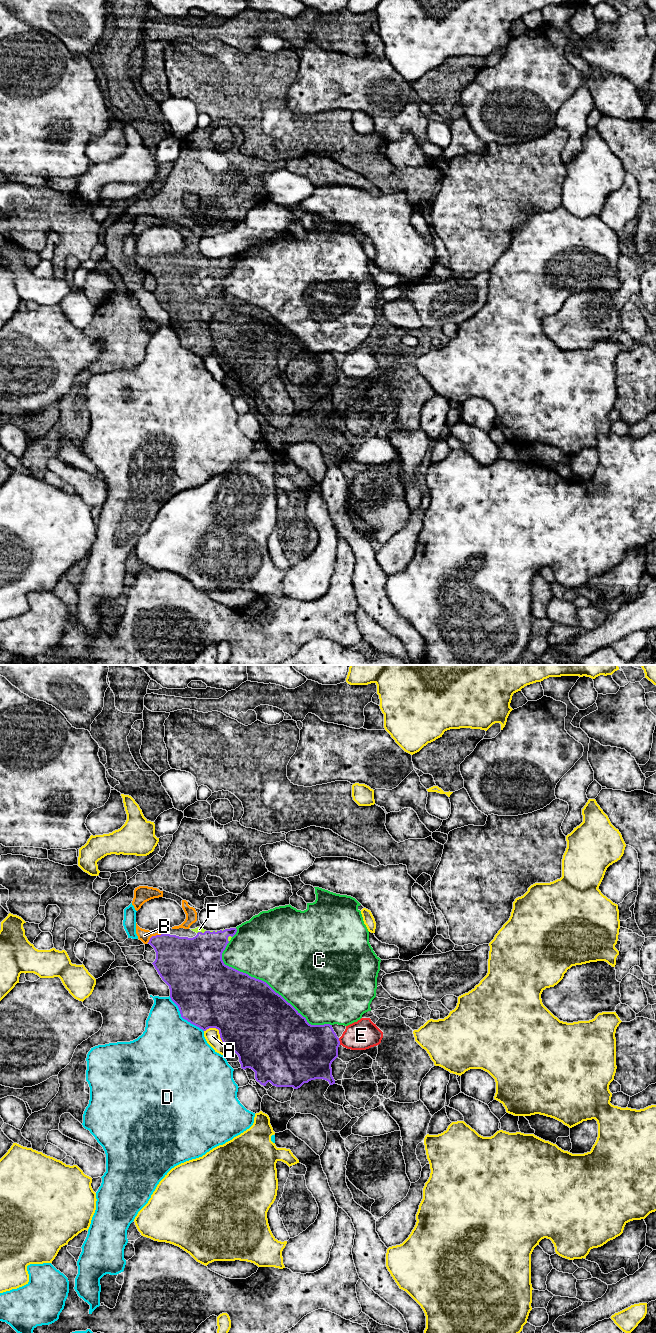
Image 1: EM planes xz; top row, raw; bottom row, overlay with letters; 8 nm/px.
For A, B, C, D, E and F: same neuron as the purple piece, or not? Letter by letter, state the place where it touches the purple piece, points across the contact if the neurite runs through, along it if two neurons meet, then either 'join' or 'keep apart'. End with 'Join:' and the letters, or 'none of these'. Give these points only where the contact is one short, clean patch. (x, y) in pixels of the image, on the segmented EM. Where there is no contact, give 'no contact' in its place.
A: xz (219, 1032) | keep apart
B: xz (156, 935) | across xz (177, 958), (156, 935), (144, 935) | join
C: xz (266, 983) | keep apart
D: xz (182, 1017) | keep apart
E: xz (339, 1041) | keep apart
F: xz (201, 932) | join
Join: B, F

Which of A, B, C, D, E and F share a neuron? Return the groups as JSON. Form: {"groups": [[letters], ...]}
{"groups": [["A"], ["B", "F"], ["C"], ["D"], ["E"]]}

